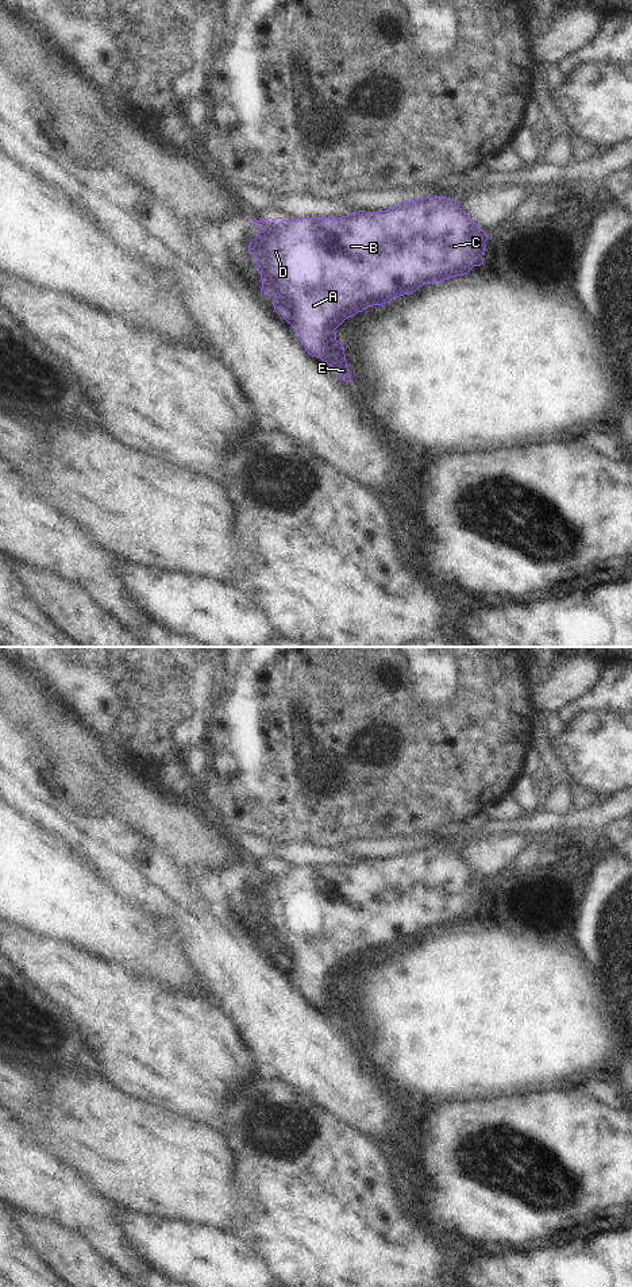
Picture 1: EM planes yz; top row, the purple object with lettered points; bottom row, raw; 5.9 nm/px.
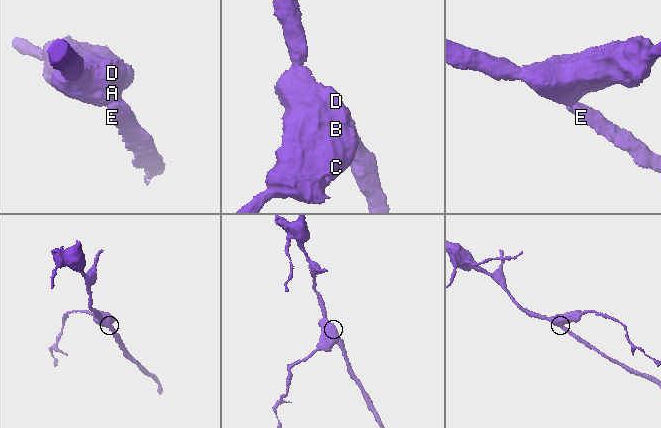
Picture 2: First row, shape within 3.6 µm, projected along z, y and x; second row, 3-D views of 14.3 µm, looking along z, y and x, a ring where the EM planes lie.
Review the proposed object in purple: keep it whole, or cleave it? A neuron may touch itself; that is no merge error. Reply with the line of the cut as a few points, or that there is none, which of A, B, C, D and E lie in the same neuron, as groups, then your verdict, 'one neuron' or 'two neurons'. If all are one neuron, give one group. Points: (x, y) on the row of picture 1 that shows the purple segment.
cut none; groups A B C D E; one neuron

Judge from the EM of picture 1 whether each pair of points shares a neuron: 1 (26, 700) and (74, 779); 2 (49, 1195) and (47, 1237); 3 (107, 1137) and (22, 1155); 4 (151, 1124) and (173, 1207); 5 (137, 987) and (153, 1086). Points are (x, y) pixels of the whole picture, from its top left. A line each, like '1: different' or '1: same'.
1: same
2: different
3: different
4: same
5: same

